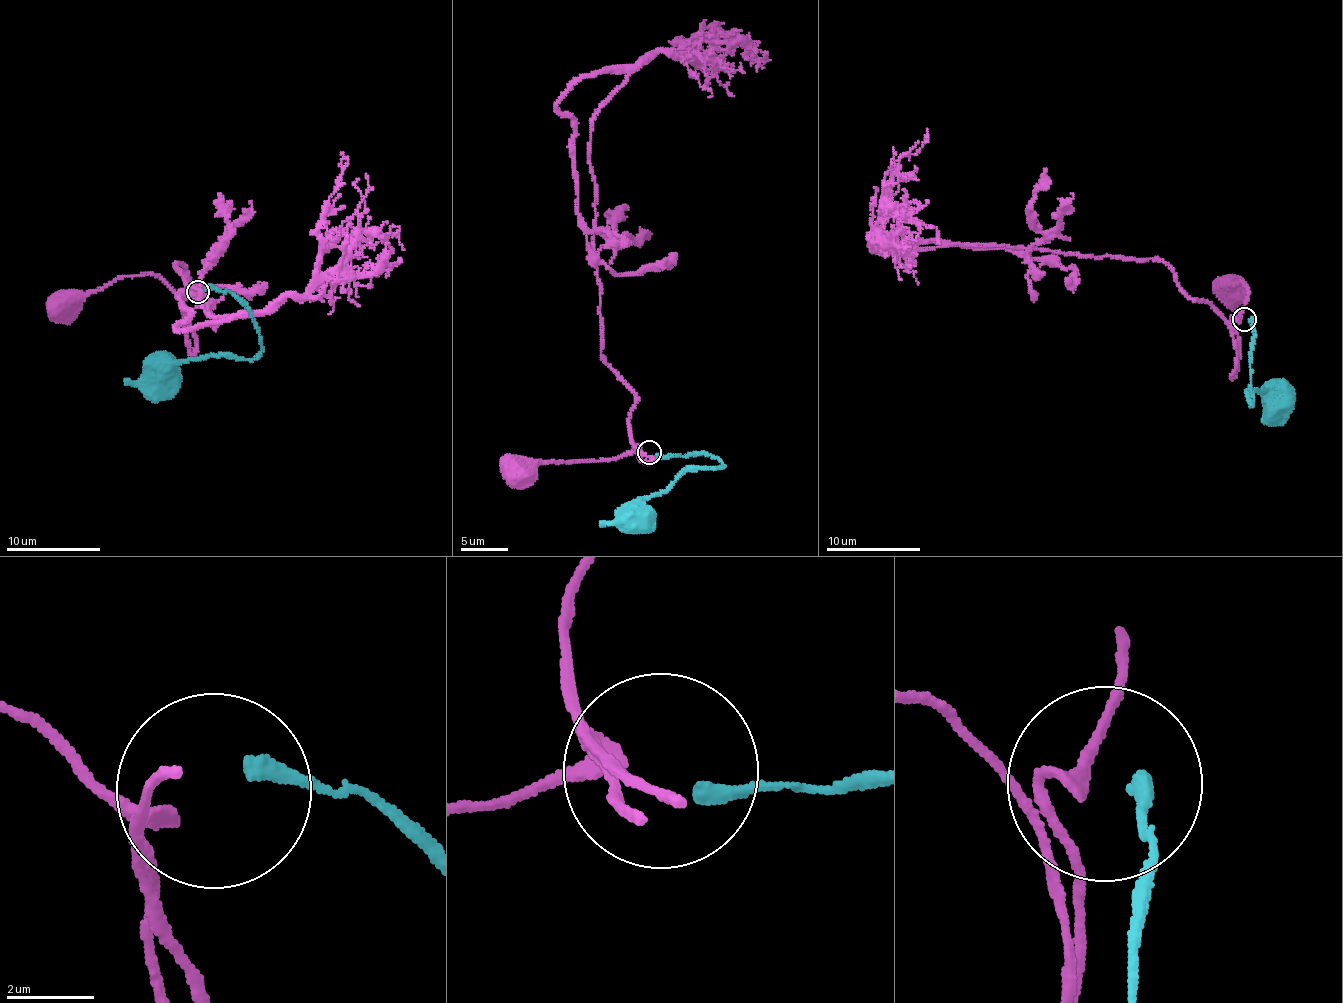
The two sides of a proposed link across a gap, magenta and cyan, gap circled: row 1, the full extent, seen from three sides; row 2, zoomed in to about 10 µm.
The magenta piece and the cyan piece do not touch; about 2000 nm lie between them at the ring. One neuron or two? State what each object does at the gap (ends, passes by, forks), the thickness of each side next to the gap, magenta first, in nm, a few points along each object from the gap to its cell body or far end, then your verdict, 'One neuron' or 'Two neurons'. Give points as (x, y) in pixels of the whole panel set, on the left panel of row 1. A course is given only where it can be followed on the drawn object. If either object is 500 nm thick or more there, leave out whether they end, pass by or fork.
At the ring magenta passes by. At the ring cyan ends. Thickness 280 nm (magenta) against 440 nm. Course of magenta: (190, 295), (175, 293), (152, 274), (118, 276), (77, 297), (65, 309), (60, 306). Course of cyan: (205, 290), (227, 290), (249, 312), (261, 349), (252, 358), (219, 355), (176, 362), (163, 371), (163, 377). Two neurons

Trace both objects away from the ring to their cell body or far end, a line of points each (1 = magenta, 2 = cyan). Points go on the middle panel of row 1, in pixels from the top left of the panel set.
1: (641, 449), (603, 461), (530, 466), (515, 472)
2: (657, 454), (704, 454), (723, 465), (682, 471), (665, 490), (645, 497), (635, 510), (636, 514)

